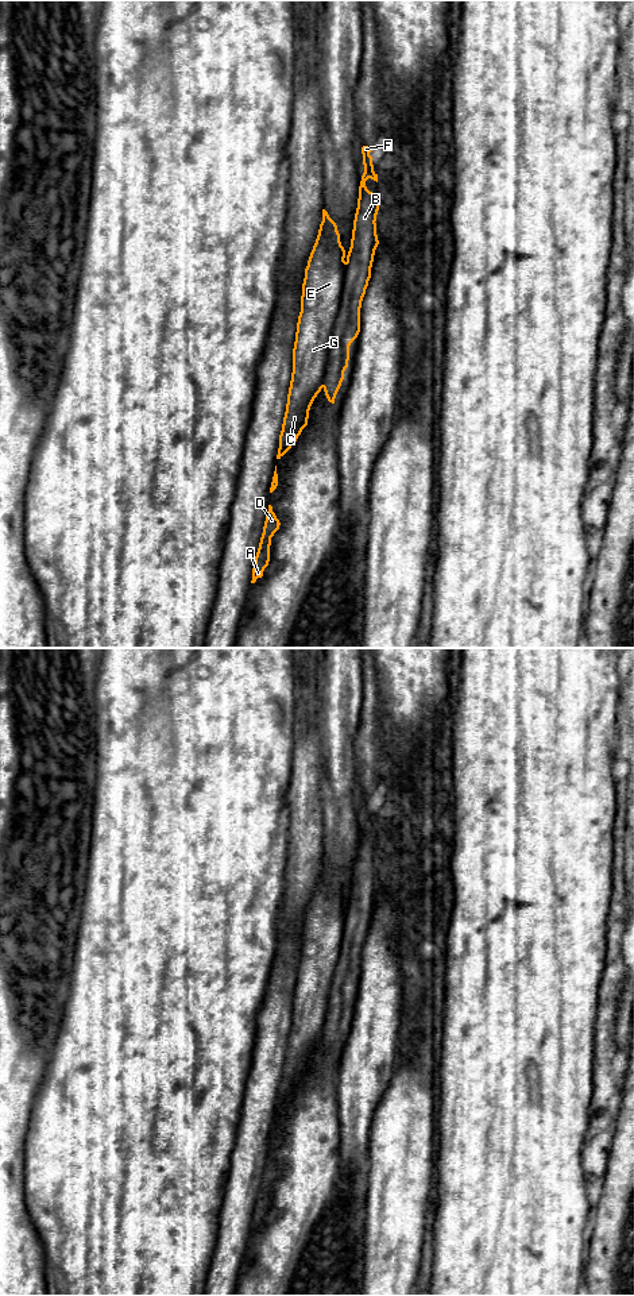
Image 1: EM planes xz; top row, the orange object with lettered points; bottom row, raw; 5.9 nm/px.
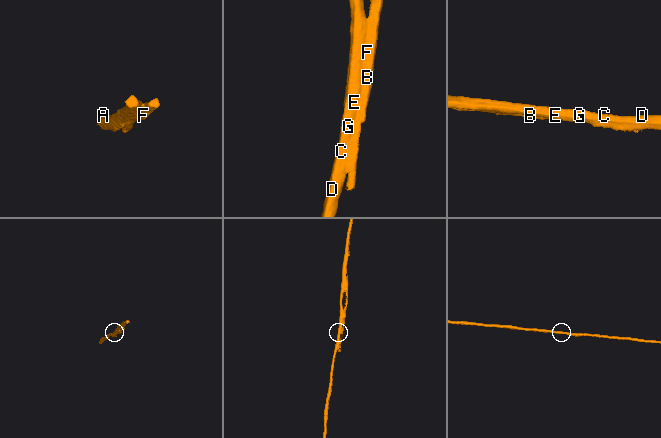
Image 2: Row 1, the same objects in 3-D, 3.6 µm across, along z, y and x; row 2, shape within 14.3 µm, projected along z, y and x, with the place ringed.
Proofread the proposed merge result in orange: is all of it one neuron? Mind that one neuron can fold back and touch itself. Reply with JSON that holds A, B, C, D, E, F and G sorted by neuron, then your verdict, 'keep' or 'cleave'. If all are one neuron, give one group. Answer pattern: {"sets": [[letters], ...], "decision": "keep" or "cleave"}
{"sets": [["A", "C", "D", "E", "G"], ["B", "F"]], "decision": "cleave"}

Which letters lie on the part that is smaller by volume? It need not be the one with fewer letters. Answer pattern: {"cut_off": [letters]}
{"cut_off": ["B", "F"]}

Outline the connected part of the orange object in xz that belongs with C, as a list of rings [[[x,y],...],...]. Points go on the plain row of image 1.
[[[322,857],[322,869],[305,917],[293,1021],[277,1107],[291,1096],[308,1073],[310,1054],[322,1037],[328,995],[344,936],[344,906],[337,873]]]

